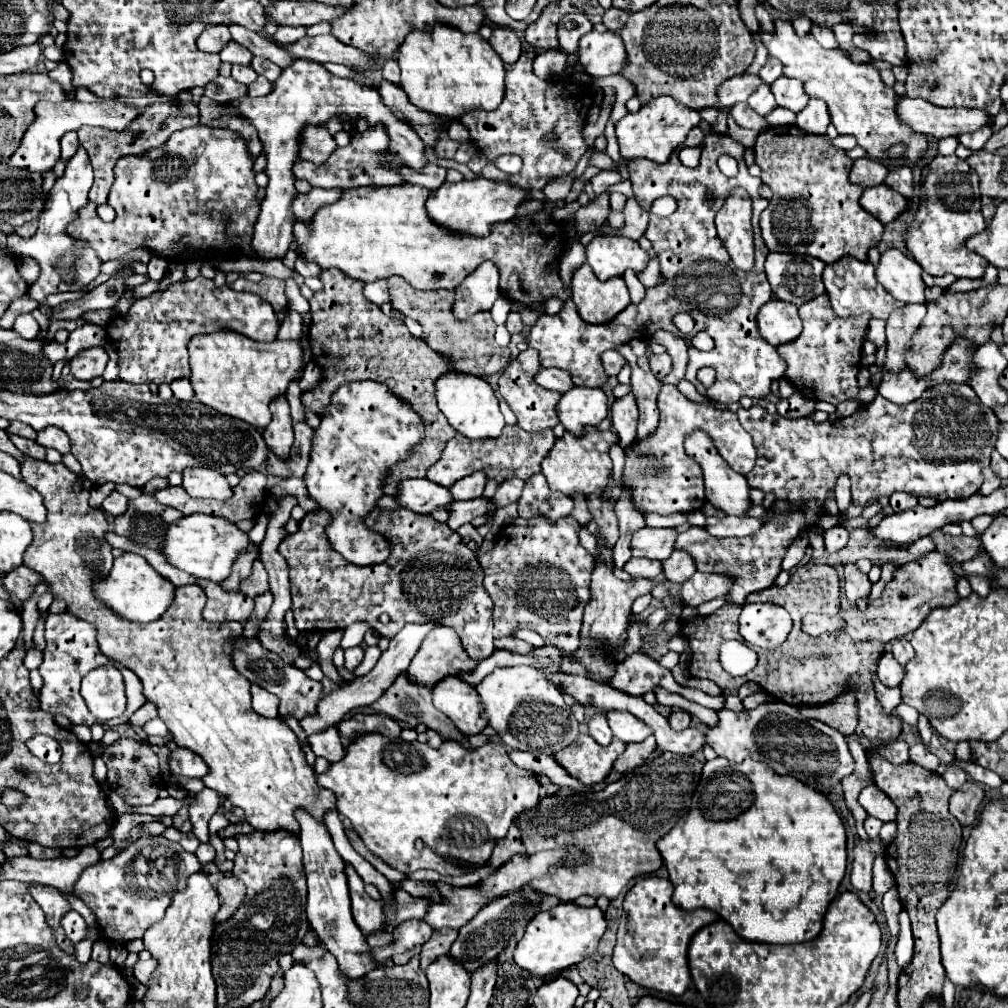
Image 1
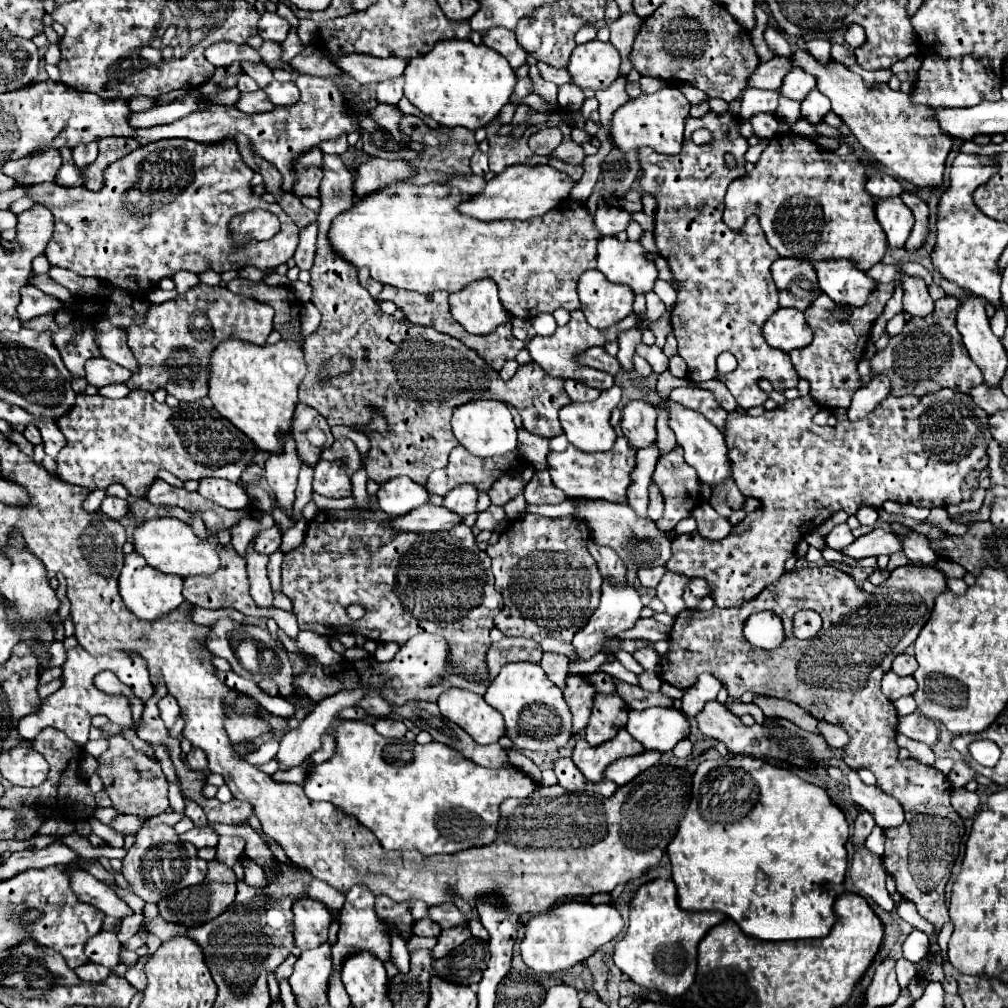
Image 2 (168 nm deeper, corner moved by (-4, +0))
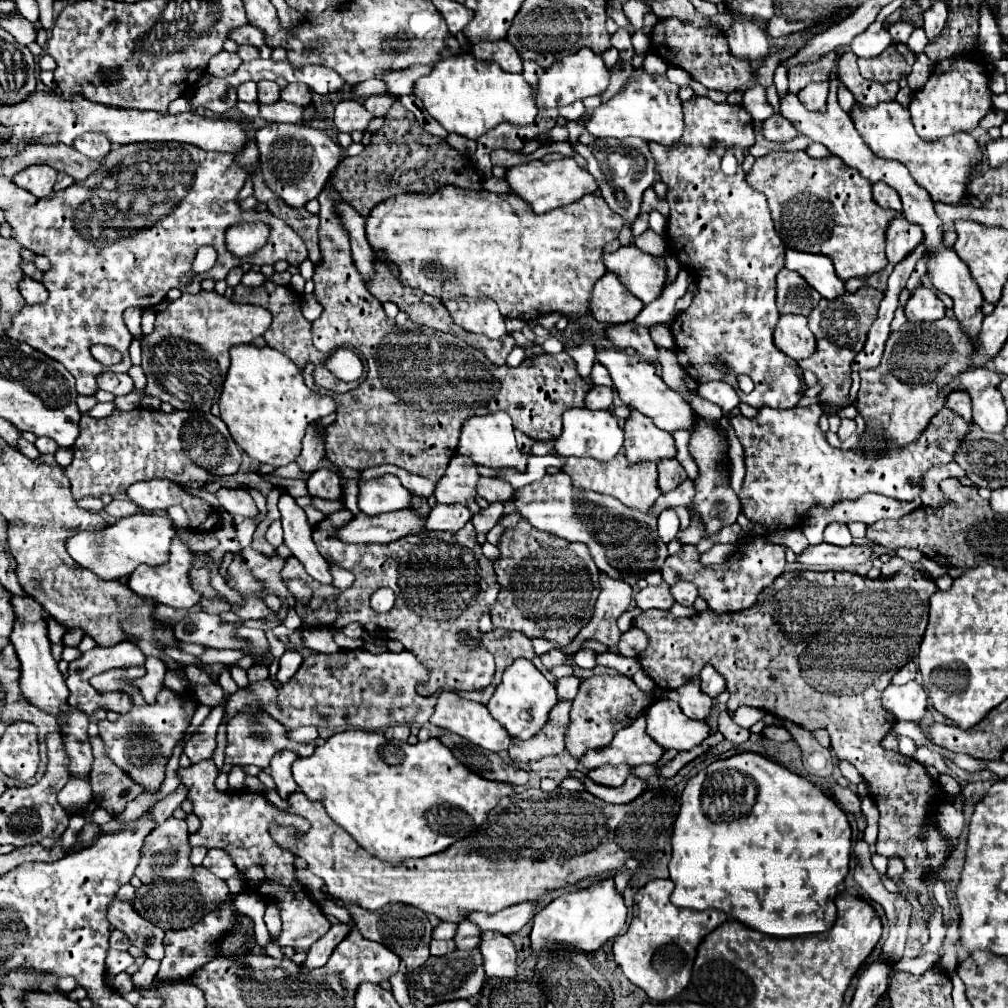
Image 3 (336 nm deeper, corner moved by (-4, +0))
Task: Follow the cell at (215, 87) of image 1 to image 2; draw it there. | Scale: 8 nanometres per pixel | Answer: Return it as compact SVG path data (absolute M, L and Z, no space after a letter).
M258 89L254 93L240 93L240 99L236 101L234 107L240 109L242 113L246 113L246 115L254 115L254 113L274 109L274 105L266 99L266 93L262 89Z

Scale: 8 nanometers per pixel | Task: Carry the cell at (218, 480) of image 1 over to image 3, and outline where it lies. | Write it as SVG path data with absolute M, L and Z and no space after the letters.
M222 487L216 491L216 499L222 509L234 517L256 517L258 507L246 489L228 489Z

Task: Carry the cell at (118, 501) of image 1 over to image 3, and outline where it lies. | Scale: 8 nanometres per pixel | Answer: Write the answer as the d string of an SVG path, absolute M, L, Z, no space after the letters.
M114 499L108 507L104 507L104 511L114 519L122 519L122 517L140 513L140 507L134 505L130 499Z

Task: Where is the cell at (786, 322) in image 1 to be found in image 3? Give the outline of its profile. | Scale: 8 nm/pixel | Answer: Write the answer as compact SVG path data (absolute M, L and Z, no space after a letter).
M782 315L774 331L774 345L794 361L810 357L816 351L816 341L808 329L808 319L802 315Z

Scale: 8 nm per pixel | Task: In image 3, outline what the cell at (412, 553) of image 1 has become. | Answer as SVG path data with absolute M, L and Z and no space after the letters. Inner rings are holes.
M342 507L340 511L328 515L314 527L314 543L318 551L330 565L338 565L356 575L350 591L338 591L334 585L326 587L314 583L306 577L298 559L288 557L282 577L302 577L314 591L308 607L296 605L296 613L304 619L302 629L324 627L332 631L344 629L348 623L358 621L364 625L374 639L396 639L406 651L418 655L418 661L430 671L428 681L418 683L420 695L432 695L438 691L472 691L484 689L494 677L494 659L488 651L472 651L462 645L460 633L468 631L478 639L478 621L486 615L486 595L498 595L500 587L496 583L494 567L484 557L480 543L476 541L476 531L472 523L466 523L462 531L450 533L418 533L408 535L390 545L354 545L334 539L334 531L352 519L352 511ZM490 583L490 587L486 587ZM390 587L396 595L396 603L388 613L376 613L370 607L370 595L380 589Z

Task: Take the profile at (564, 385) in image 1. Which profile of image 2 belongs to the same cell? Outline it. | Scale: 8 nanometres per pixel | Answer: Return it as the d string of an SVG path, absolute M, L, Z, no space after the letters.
M566 379L564 381L564 389L568 393L568 397L572 401L590 401L590 399L596 399L600 395L598 389L592 389L592 387L586 387L574 379Z

